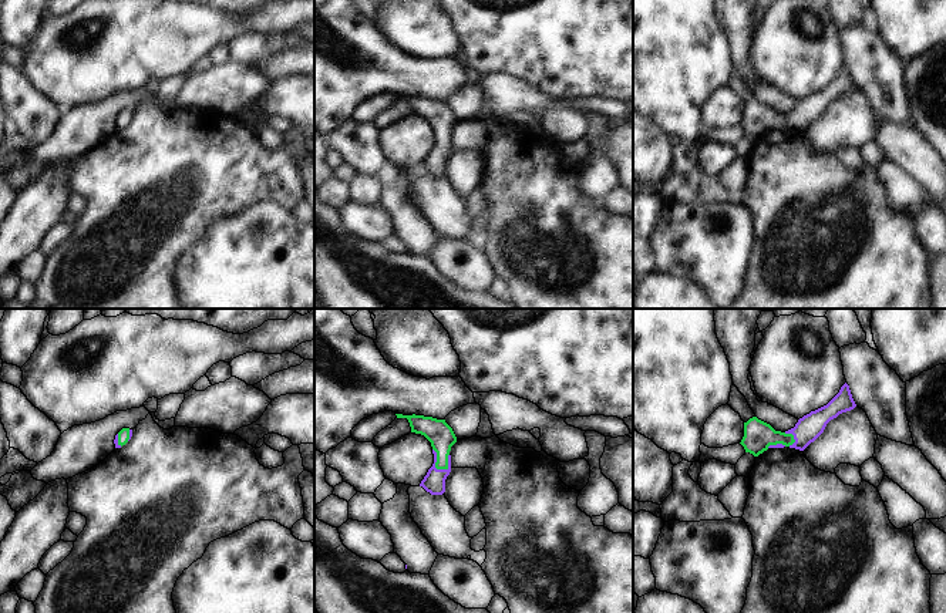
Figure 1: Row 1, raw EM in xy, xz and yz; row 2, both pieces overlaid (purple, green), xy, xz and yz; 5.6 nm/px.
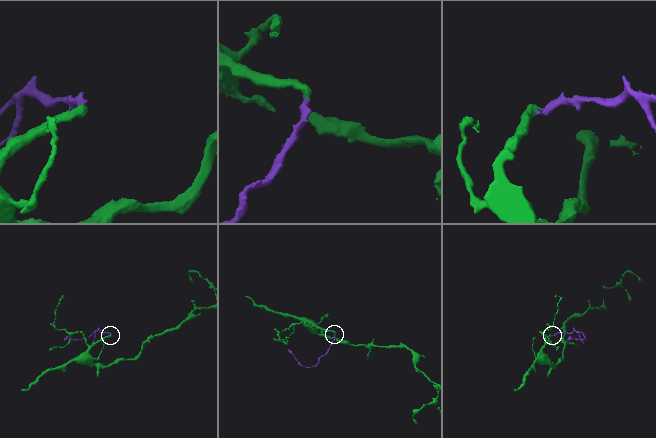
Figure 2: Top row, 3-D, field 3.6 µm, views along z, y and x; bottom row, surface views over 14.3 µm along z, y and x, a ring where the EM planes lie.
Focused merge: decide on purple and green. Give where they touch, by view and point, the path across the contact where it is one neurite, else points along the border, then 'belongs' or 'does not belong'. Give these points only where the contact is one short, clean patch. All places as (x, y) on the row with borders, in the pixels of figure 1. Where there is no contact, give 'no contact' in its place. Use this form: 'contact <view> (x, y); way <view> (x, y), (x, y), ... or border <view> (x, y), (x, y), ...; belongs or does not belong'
contact xz (434, 464); way xz (434, 482), (434, 464), (440, 458), (438, 433); belongs

